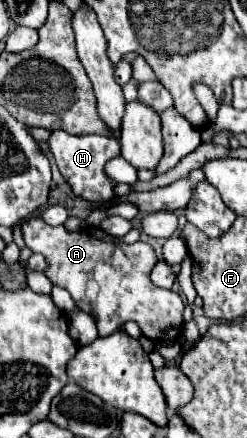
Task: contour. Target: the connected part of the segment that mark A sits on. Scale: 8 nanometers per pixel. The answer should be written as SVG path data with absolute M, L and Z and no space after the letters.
M30 219L28 223L24 223L22 233L24 233L26 245L34 253L42 253L46 257L46 261L50 265L46 269L46 277L54 285L64 287L72 295L72 299L76 301L78 309L82 309L94 317L96 327L98 327L98 335L110 335L110 333L118 331L126 321L136 321L142 335L154 343L178 341L180 331L182 331L182 323L184 323L184 319L182 319L184 303L182 303L178 293L174 293L170 289L160 289L150 281L152 267L158 263L156 251L150 243L136 241L132 245L126 245L120 237L106 235L98 227L88 227L84 231L70 233L64 227L52 227L48 223L44 223L42 219Z

